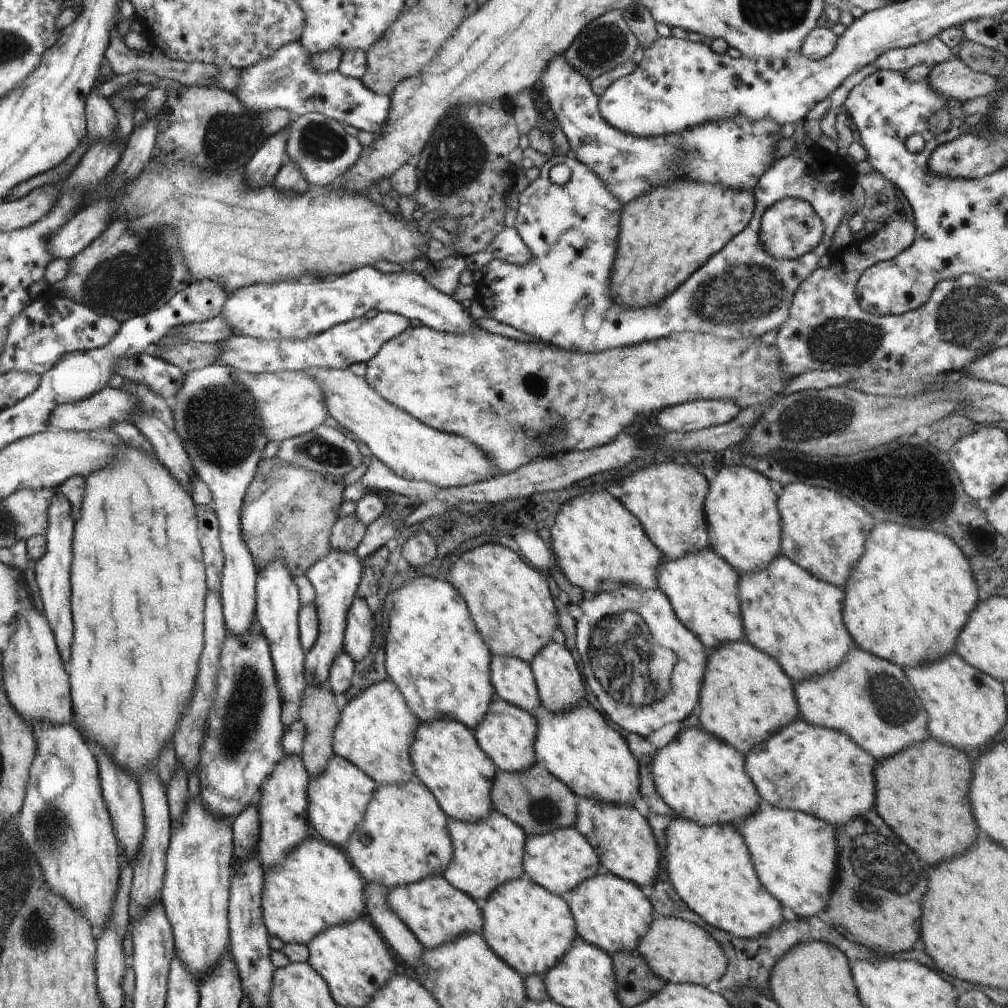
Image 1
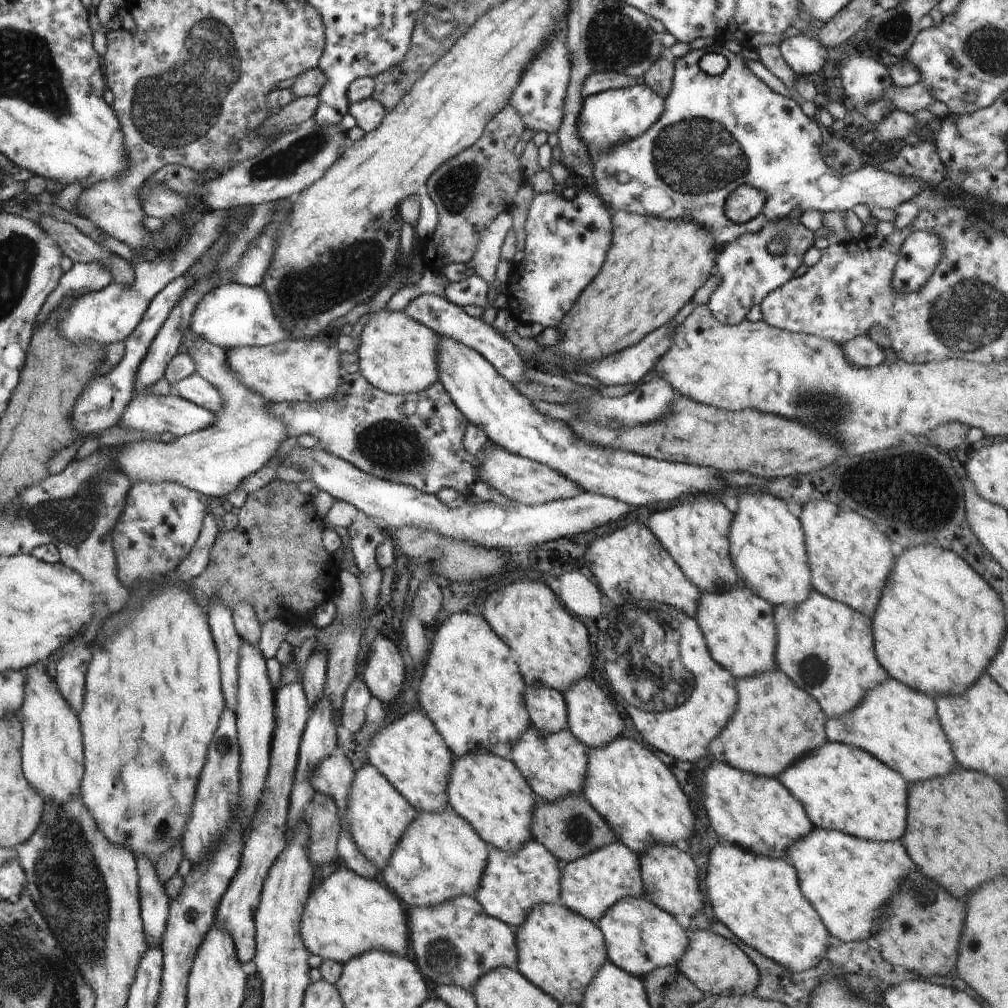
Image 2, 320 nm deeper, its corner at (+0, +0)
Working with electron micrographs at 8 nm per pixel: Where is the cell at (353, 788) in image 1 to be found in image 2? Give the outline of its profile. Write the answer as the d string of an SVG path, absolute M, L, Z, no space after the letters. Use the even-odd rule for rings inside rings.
M365 764L361 770L355 772L347 807L347 821L356 846L380 872L389 864L391 854L416 817L417 810L379 773L379 770Z

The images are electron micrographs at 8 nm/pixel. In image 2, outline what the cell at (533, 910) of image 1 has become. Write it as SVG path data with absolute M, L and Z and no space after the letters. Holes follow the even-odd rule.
M559 903L536 905L527 914L521 926L514 930L518 947L517 970L560 1005L580 1006L590 981L608 960L605 938L601 930L591 920Z

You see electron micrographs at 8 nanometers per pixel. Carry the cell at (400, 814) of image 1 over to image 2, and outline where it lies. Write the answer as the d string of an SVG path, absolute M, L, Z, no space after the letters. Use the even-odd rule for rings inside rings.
M448 807L439 813L417 811L417 817L402 835L382 874L386 880L387 888L392 890L407 909L435 907L446 901L452 901L456 897L475 898L488 857L489 844L483 841L474 827L458 816L452 808Z

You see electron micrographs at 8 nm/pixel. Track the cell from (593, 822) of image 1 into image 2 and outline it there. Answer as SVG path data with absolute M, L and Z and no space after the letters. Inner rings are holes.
M656 845L648 853L640 855L641 879L643 882L642 899L653 902L673 917L686 914L696 916L704 906L704 896L698 885L698 867L685 848L681 846Z

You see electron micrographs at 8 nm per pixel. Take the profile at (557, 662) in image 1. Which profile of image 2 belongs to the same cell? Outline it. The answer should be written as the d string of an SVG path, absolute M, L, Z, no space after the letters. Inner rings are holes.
M586 677L574 683L562 694L567 706L569 729L583 745L587 746L588 750L604 748L622 736L625 728L623 718L592 678Z

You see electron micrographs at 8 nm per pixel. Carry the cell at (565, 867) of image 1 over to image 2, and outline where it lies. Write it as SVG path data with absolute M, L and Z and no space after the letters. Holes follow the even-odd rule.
M618 841L599 848L578 860L561 864L560 905L591 920L595 925L604 913L617 907L624 897L643 895L640 856Z

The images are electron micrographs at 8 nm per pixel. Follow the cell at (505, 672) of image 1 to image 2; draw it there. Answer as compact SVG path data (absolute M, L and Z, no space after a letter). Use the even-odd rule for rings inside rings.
M528 685L525 690L525 707L536 729L546 734L569 729L567 706L560 691Z

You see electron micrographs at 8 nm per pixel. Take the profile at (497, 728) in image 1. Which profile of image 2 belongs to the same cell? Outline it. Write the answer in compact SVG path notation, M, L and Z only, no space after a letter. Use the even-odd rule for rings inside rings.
M530 726L511 748L512 761L527 780L536 797L549 803L566 797L584 797L583 789L589 772L588 748L583 745L570 729L559 733L546 734Z

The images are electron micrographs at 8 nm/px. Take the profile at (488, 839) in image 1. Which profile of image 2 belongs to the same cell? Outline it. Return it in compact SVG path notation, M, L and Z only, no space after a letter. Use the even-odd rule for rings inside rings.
M532 839L516 854L509 855L489 845L489 857L475 899L486 914L518 928L527 914L543 903L558 903L561 897L561 863L546 847Z

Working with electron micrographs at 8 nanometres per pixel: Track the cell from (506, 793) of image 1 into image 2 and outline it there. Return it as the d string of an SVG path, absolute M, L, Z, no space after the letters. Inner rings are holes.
M573 795L553 803L536 797L535 808L532 812L532 838L542 843L561 864L578 860L599 848L616 842L615 834L611 831L608 823L582 796Z

